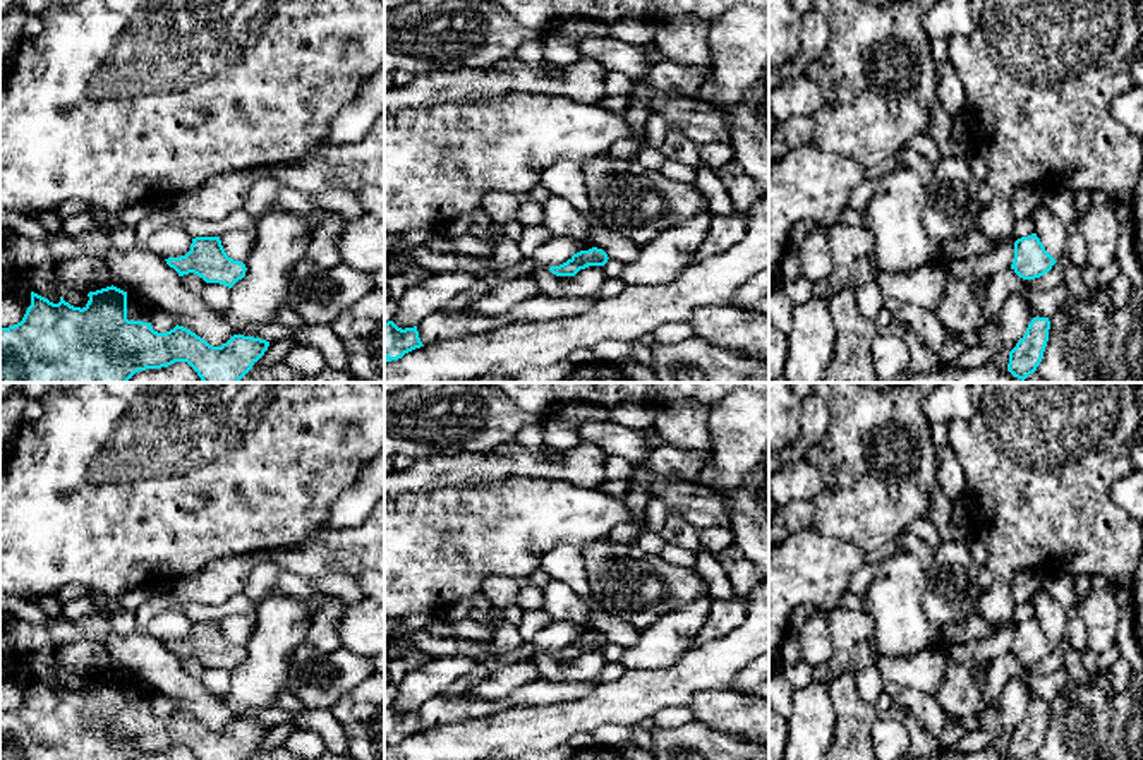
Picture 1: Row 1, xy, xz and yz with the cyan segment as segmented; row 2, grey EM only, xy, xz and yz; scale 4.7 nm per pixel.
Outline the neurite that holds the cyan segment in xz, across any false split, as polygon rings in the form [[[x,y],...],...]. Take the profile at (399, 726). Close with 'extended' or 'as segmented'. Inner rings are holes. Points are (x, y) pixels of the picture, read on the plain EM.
[[[393,705],[384,707],[384,743],[386,746],[398,745],[405,738],[424,731],[417,710],[398,712]]] | as segmented

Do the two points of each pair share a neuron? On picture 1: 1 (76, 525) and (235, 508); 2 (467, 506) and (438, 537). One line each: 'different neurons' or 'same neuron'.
1: same neuron
2: same neuron

